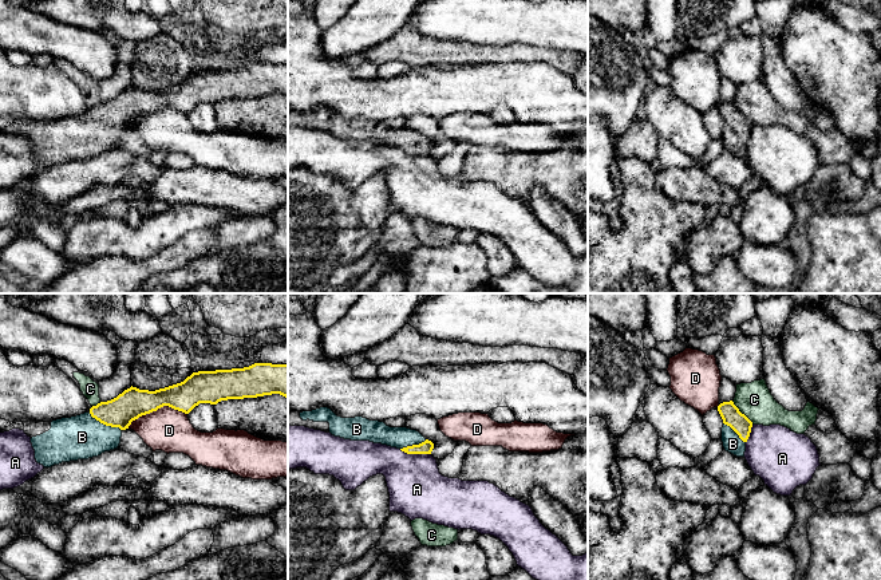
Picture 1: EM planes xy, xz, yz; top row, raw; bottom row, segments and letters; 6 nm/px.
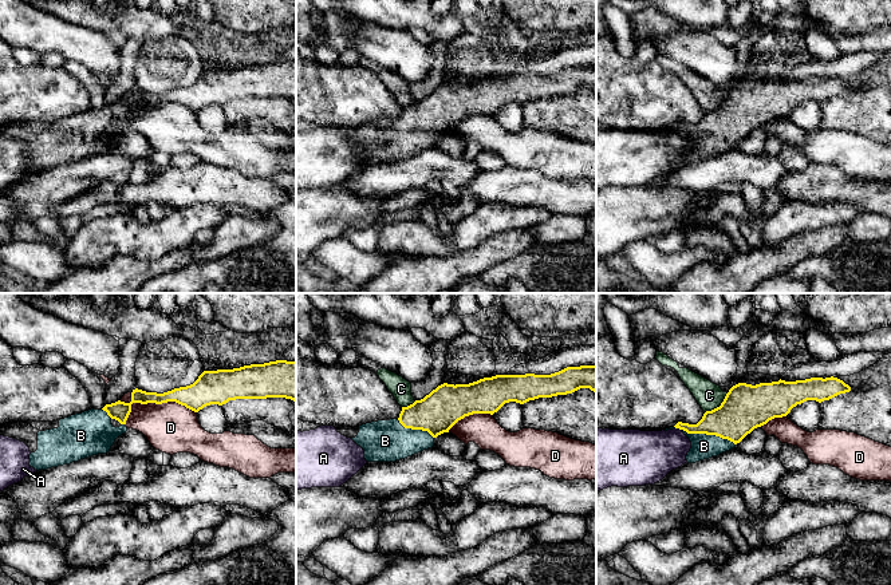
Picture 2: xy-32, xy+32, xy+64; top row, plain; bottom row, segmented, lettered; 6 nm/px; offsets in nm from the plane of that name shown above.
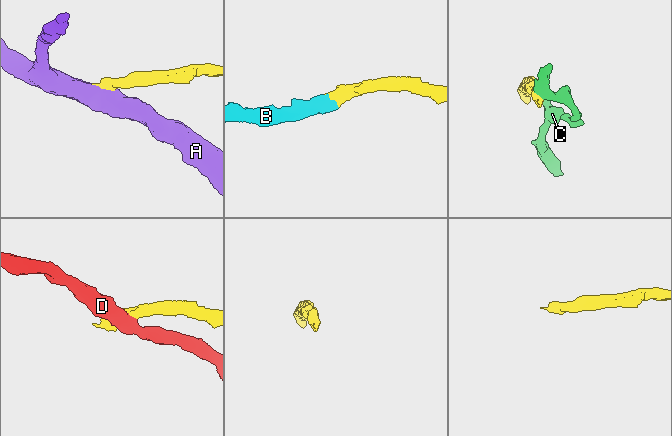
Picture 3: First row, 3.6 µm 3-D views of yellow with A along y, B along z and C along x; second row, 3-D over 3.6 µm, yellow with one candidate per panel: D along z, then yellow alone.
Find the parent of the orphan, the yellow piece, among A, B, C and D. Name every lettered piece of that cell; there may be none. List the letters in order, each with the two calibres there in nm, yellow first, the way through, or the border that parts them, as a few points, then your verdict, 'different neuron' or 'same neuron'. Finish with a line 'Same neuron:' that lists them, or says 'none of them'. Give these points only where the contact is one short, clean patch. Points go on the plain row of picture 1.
A: calibres 80 and 340 nm; border xz (399, 149), (407, 153), (430, 154); different neuron
B: calibres 180 and 260 nm; way xy (130, 105), (105, 123), (97, 131), (82, 137); same neuron
C: calibres 120 and 220 nm; border yz (731, 101), (753, 123); different neuron
D: calibres 180 and 260 nm; different neuron
Same neuron: B

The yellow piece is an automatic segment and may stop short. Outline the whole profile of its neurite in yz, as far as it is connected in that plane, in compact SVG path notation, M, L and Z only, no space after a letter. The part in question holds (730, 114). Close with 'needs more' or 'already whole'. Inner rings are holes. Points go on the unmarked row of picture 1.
M732 100L720 103L718 111L723 119L722 142L724 150L736 157L744 157L752 122L739 111Z | needs more

